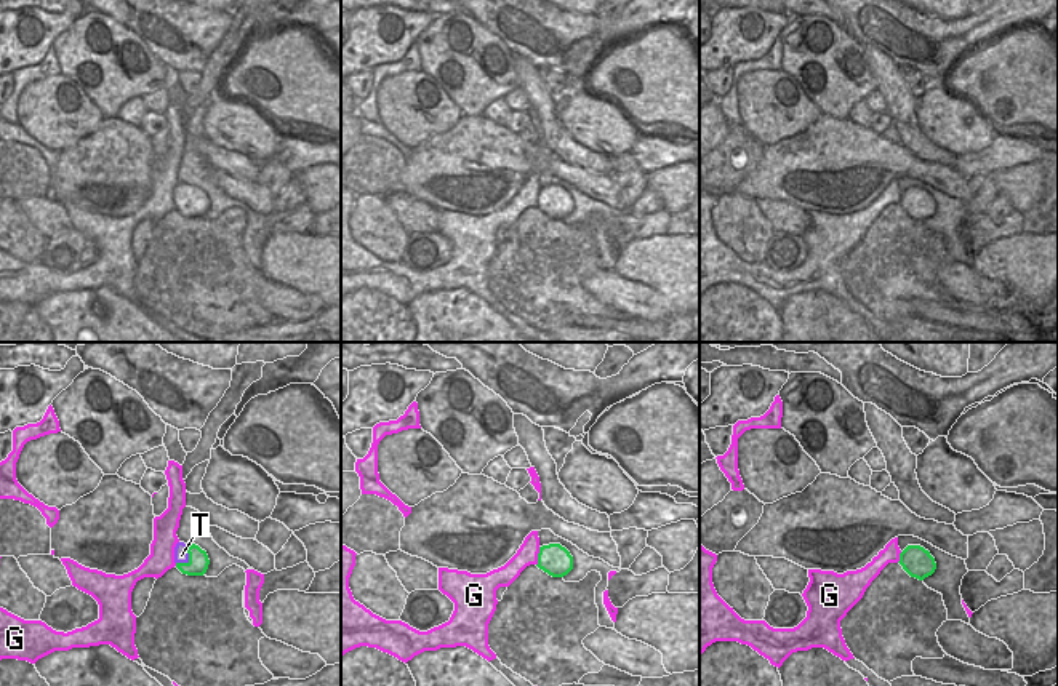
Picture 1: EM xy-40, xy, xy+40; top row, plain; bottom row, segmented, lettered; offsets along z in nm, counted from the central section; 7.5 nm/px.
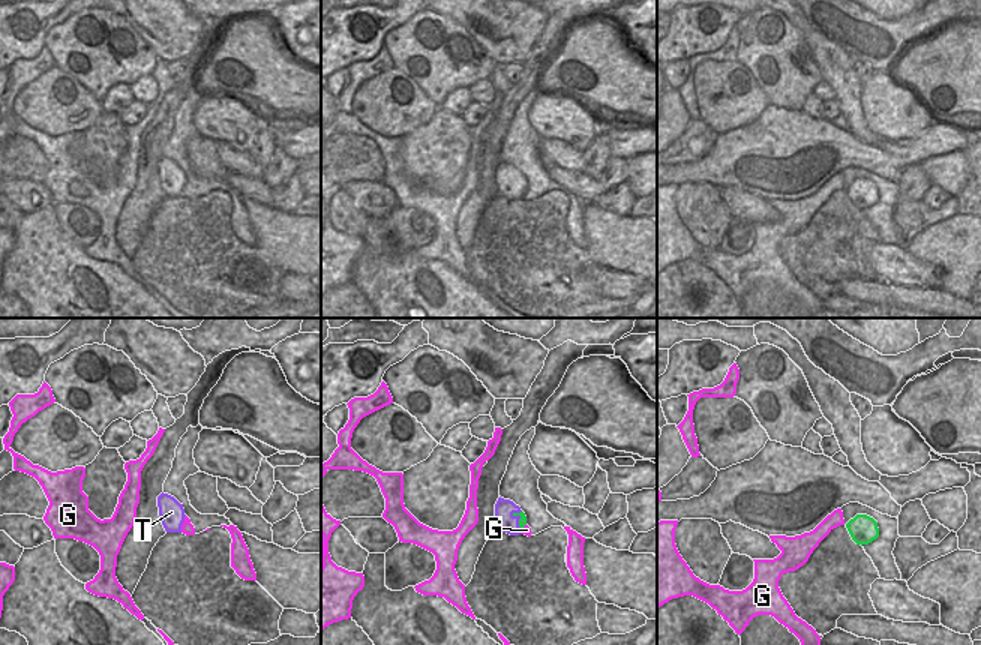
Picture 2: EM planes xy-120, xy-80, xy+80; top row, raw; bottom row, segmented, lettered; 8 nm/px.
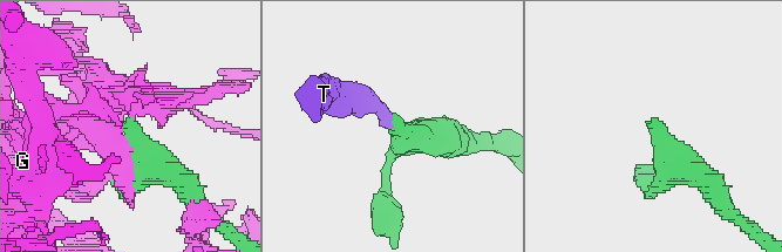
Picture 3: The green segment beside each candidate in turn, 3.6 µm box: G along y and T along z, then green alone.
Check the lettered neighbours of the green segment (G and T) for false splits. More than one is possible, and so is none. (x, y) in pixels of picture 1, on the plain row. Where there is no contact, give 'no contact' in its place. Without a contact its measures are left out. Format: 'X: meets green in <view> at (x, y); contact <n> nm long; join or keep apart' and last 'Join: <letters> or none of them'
G: meets green in xy at (538, 199); contact 150 nm long; keep apart
T: meets green in xy-40 at (189, 200); contact 190 nm long; join
Join: T

